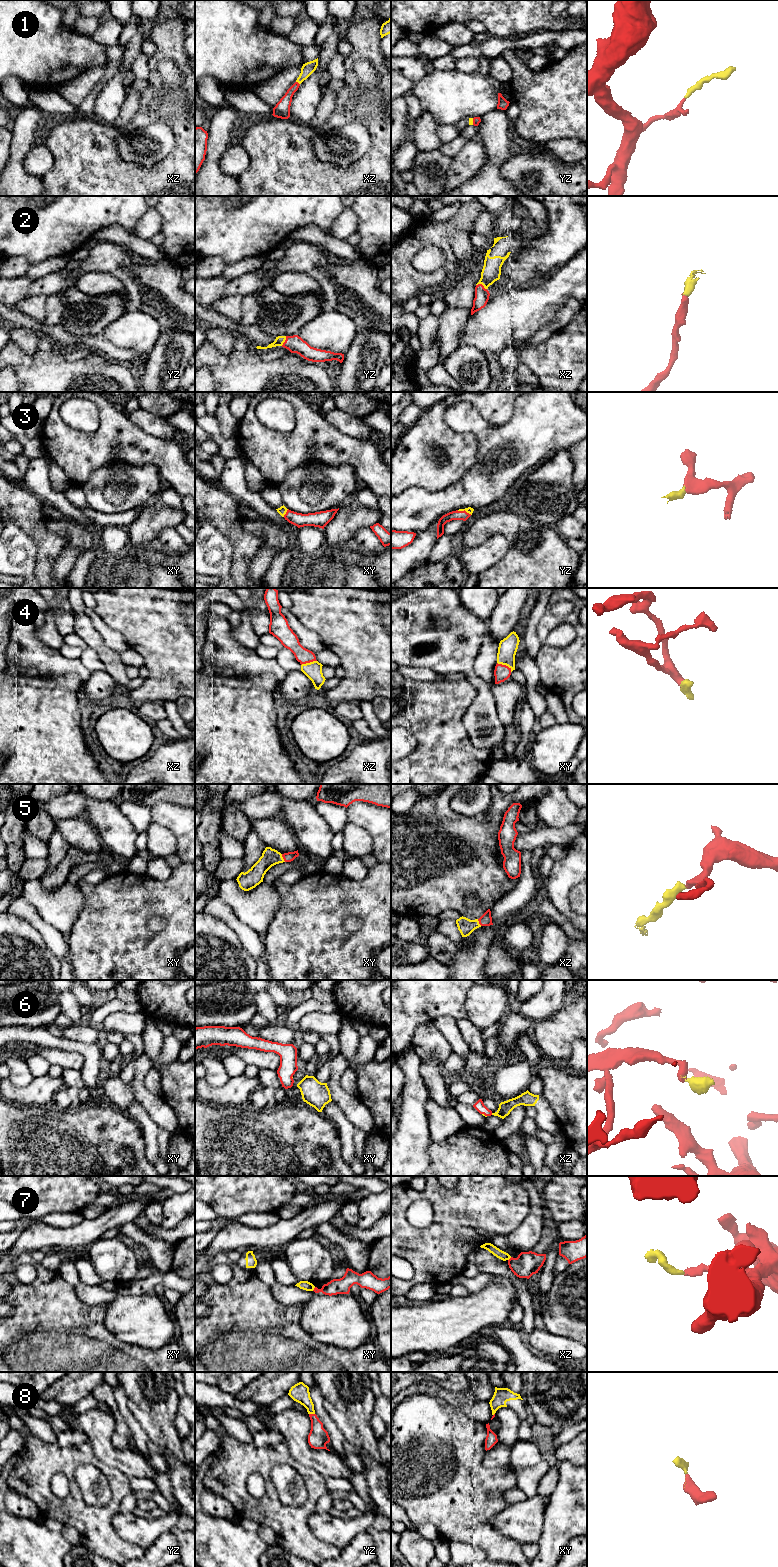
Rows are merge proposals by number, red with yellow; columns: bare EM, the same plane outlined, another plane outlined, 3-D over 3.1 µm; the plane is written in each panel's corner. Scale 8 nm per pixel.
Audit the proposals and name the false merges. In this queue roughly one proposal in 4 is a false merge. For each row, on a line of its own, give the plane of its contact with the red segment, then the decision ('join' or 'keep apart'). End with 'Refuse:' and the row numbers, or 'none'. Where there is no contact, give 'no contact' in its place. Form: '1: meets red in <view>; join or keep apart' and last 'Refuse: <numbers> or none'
1: meets red in xz; join
2: meets red in xz; join
3: meets red in xy; join
4: meets red in xy; join
5: meets red in xy; join
6: meets red in xz; join
7: meets red in xy; keep apart
8: meets red in yz; join
Refuse: 7

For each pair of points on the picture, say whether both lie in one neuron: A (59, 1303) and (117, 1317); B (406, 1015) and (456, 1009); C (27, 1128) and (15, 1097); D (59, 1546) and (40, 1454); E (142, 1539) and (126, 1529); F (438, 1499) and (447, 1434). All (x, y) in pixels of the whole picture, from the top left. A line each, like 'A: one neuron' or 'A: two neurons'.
A: two neurons
B: one neuron
C: two neurons
D: two neurons
E: one neuron
F: one neuron

